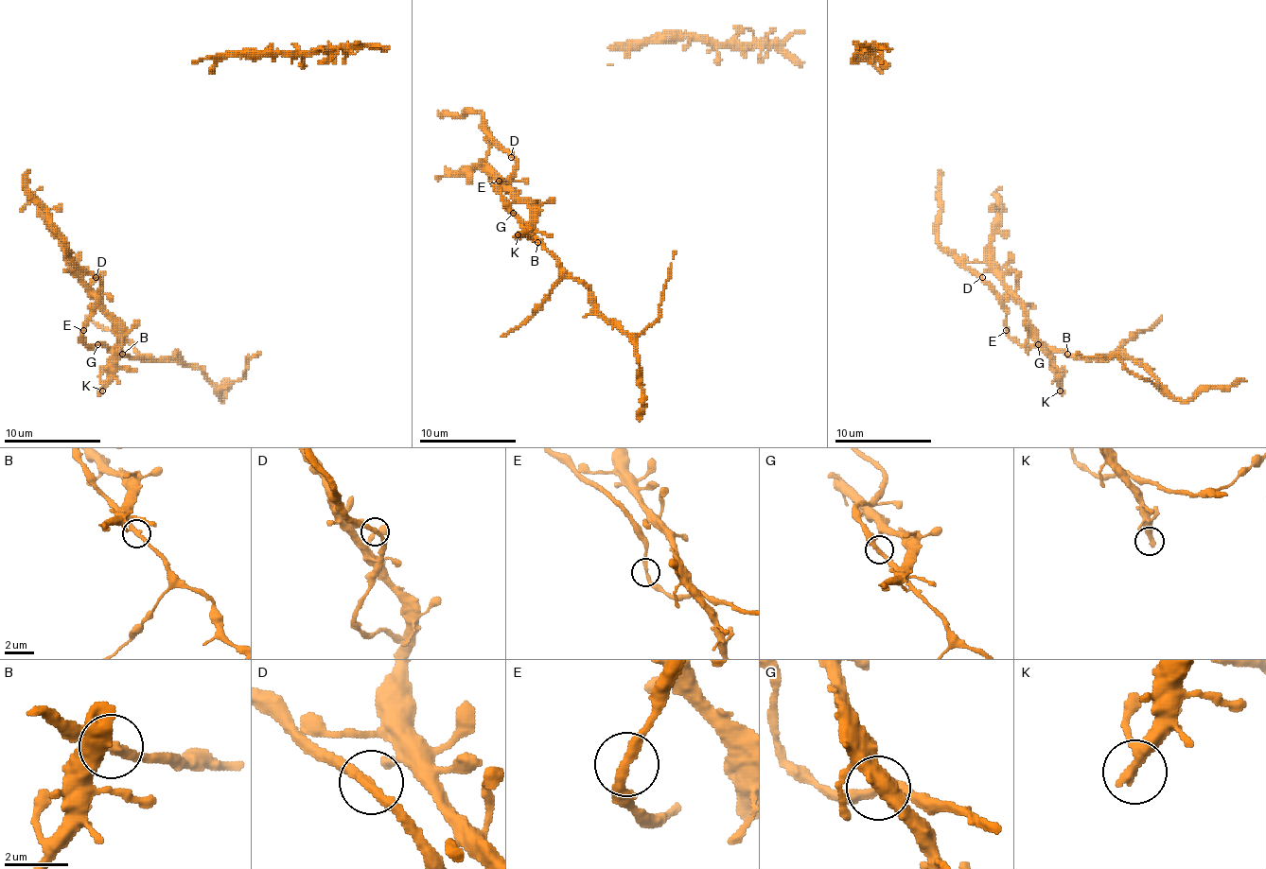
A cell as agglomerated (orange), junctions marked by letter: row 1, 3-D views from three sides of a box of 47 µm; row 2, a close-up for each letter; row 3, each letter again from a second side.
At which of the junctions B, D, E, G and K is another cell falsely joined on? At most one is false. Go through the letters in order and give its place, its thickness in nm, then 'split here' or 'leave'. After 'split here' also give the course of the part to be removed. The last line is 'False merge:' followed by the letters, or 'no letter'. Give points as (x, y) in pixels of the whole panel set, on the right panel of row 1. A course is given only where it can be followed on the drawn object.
B: at (1067, 354); 280 nm thick; leave
D: at (982, 277); 300 nm thick; leave
E: at (1006, 330); 280 nm thick; leave
G: at (1038, 344); 280 nm thick; leave
K: at (1060, 391); 320 nm thick; leave
False merge: no letter

